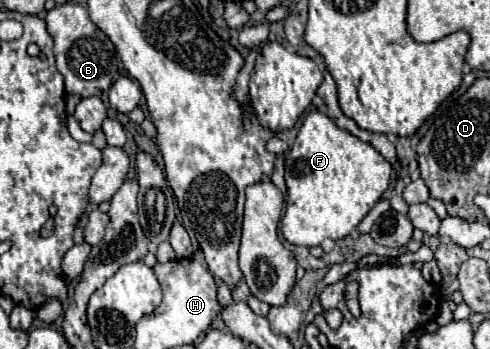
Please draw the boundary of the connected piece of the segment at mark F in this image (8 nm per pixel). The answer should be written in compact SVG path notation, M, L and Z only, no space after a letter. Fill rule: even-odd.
M312 111L304 119L302 129L290 148L288 158L285 169L288 199L286 199L286 213L282 219L282 235L292 245L314 247L326 239L340 241L348 237L368 215L368 211L378 203L378 199L390 185L392 165L370 143L362 143L358 137L350 135L348 131L338 129L336 123L322 111Z

